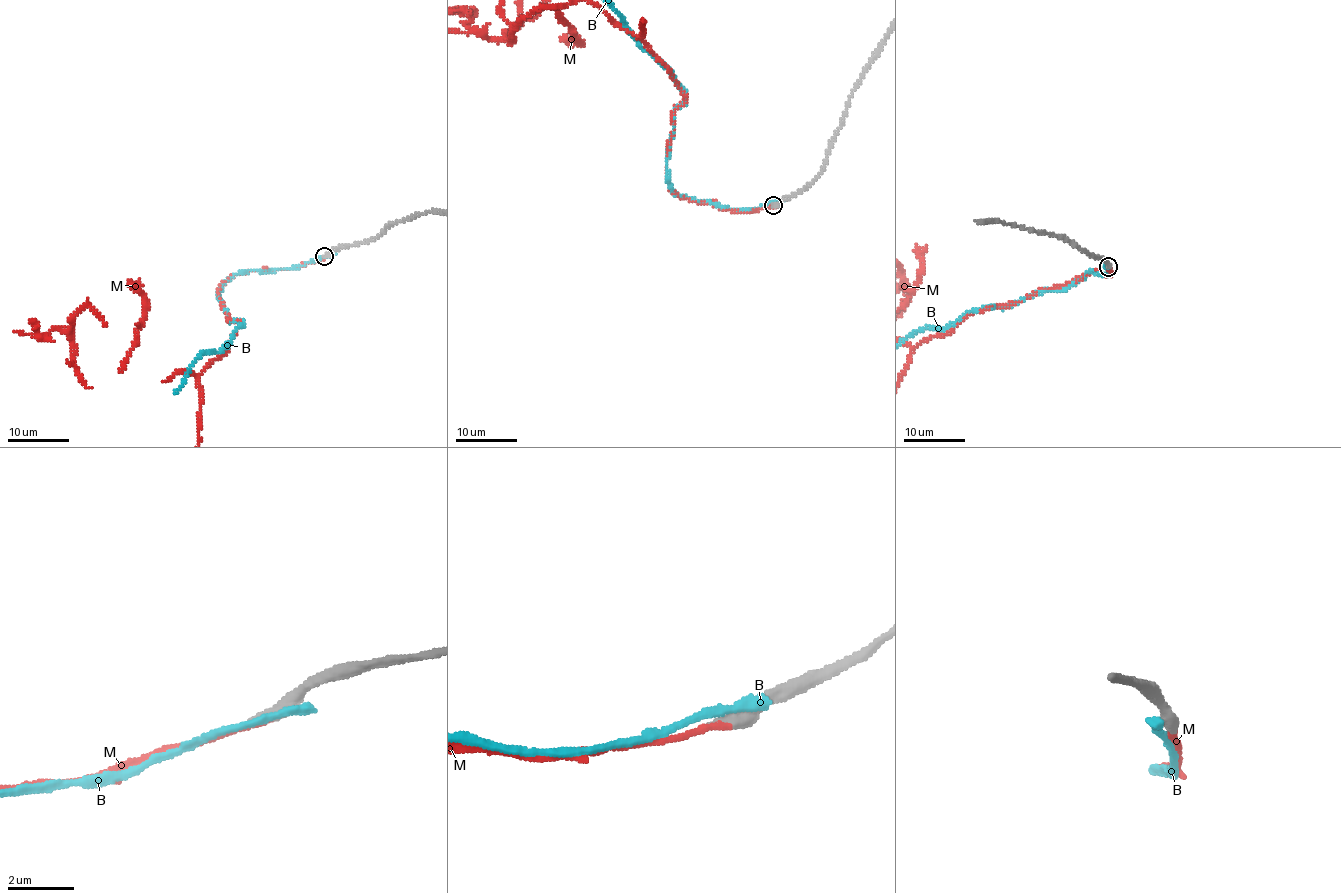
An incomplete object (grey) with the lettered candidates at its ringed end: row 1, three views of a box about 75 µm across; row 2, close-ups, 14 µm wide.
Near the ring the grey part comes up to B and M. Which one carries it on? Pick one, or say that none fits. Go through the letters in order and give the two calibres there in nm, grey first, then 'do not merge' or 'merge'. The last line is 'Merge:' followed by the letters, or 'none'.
B: 480 nm thick on the grey side, 360 nm on the other; do not merge
M: 400 nm thick on the grey side, 190 nm on the other; merge
Merge: M

